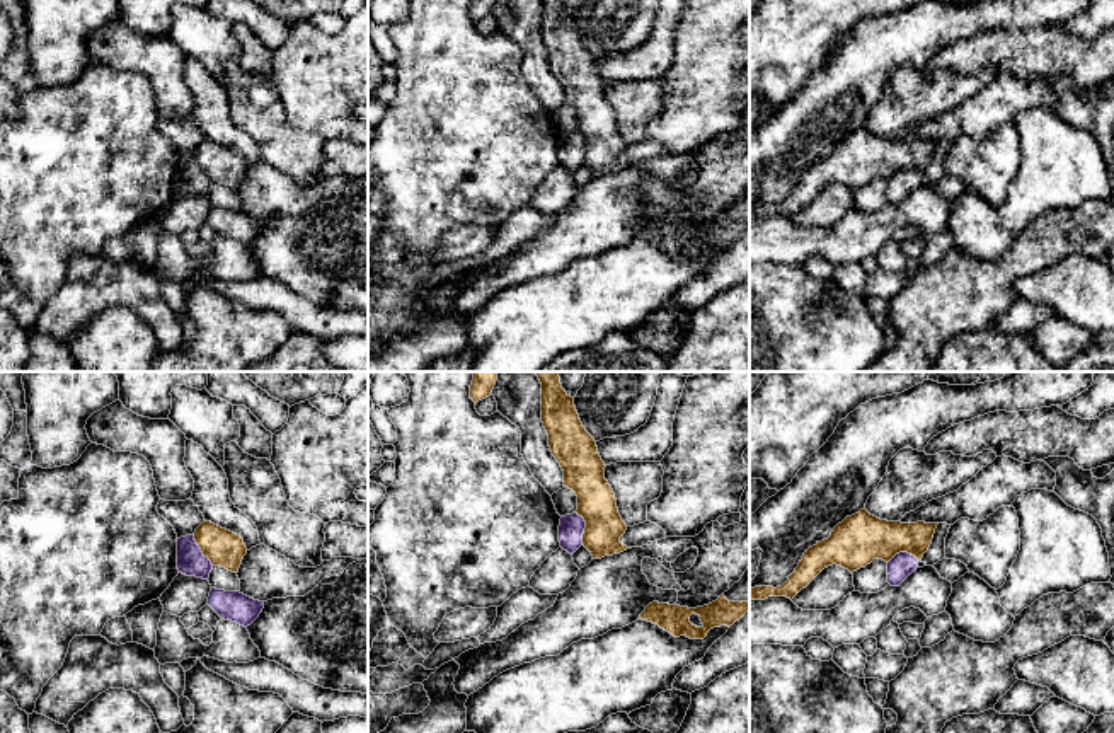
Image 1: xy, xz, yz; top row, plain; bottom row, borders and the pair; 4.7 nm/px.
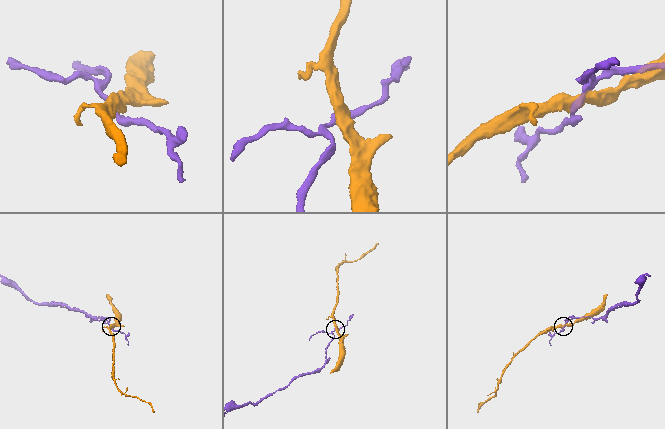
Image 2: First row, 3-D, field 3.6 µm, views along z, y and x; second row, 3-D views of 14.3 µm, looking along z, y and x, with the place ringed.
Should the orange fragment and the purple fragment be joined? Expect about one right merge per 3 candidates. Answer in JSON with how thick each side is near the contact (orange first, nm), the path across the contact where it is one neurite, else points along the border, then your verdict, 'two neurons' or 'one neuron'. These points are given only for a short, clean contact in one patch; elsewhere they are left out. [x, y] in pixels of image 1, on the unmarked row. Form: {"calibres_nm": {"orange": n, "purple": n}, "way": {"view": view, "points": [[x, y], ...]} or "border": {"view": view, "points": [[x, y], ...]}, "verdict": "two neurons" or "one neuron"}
{"calibres_nm": {"orange": 180, "purple": 120}, "border": {"view": "xz", "points": [[576, 130], [585, 140], [583, 162]]}, "verdict": "two neurons"}

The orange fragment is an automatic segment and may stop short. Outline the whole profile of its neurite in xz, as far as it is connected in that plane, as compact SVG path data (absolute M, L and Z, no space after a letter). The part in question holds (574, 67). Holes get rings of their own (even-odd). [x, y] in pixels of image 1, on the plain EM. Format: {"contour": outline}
{"contour": "M560 0L542 2L542 41L548 53L548 65L555 78L564 89L564 104L572 107L577 114L576 131L584 136L586 147L583 152L583 164L591 170L593 177L620 172L627 165L620 160L627 143L622 138L612 104L605 97L605 80L598 72L594 56L583 44L579 32L571 15Z"}

